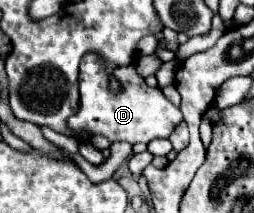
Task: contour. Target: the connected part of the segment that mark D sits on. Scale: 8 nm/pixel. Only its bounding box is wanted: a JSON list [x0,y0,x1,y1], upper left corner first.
[69,56,183,144]

